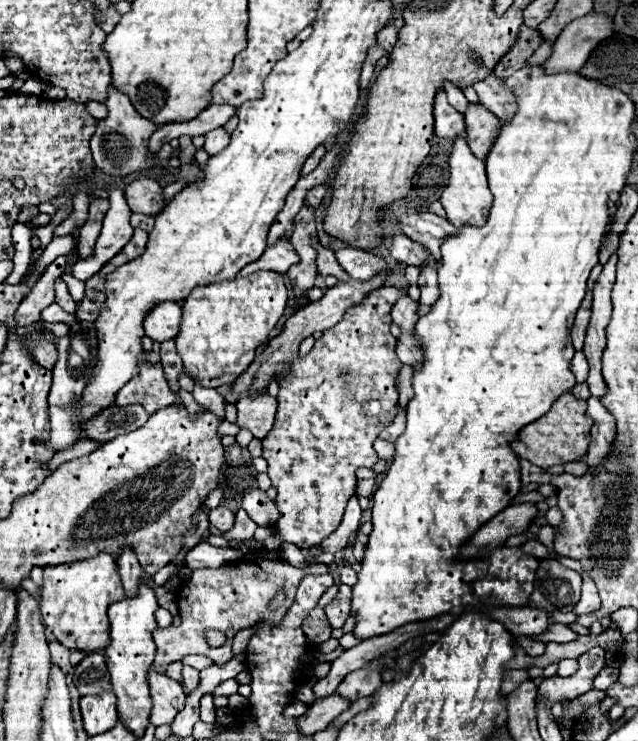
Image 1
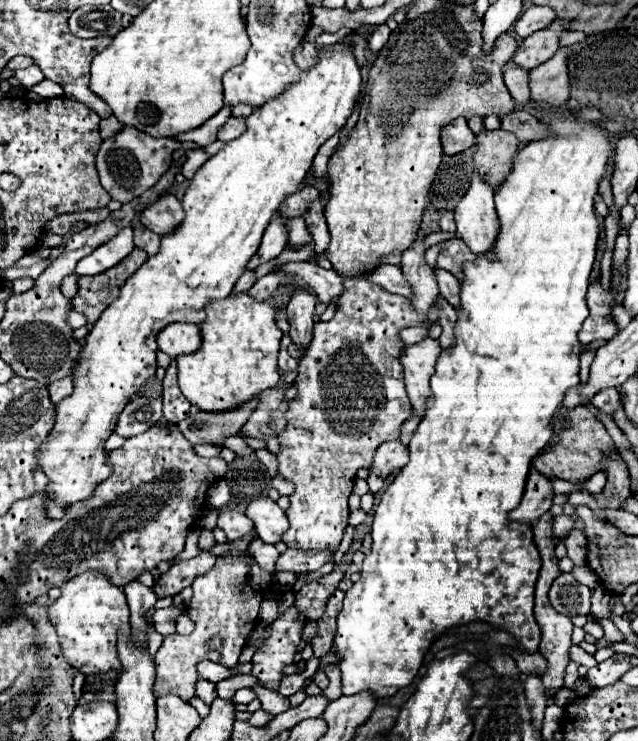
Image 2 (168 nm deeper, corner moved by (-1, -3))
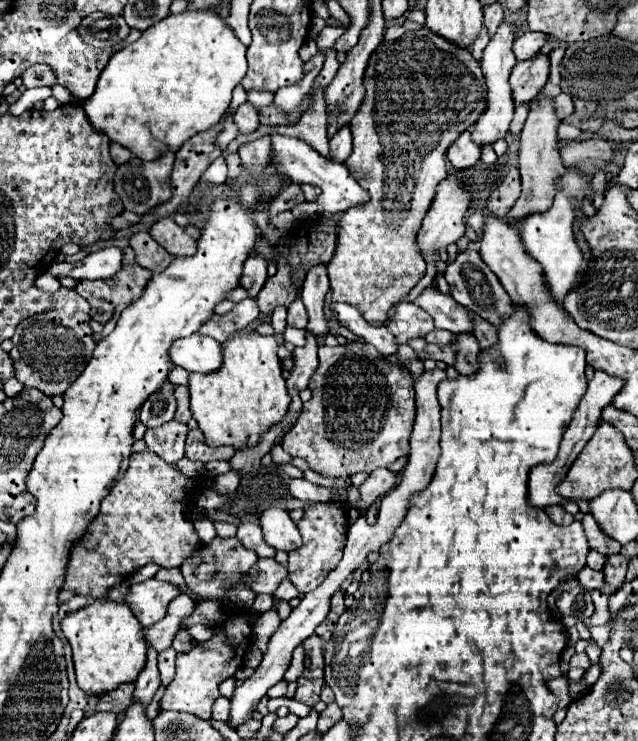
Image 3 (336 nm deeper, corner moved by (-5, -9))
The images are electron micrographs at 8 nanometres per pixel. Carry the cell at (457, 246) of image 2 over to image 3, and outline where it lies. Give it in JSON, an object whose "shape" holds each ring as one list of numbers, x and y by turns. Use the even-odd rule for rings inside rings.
{"shape":[[464,250,458,254,458,258,454,262,448,264,444,278,450,286,450,296,462,304,464,308,468,308,470,312,478,314,480,318,484,318,486,322,500,326,500,318,504,318,504,314,508,314,508,310,512,310,512,302,510,296,506,294,506,290,502,288,502,284,498,282,496,274,484,264,484,260,480,258,478,250]]}

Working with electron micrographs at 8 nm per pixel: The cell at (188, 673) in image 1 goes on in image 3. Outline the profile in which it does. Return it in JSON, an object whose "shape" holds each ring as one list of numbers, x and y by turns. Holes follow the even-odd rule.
{"shape":[[220,696,220,698,214,702,212,718,214,718,214,720,222,720,222,722,228,722,228,698]]}

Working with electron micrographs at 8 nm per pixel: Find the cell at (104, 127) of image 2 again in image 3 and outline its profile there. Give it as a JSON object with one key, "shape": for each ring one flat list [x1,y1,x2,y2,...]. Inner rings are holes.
{"shape":[[112,144,112,146,110,146,110,156,112,156,112,160,114,160,116,164,126,164,126,162,130,162,132,152,128,152,128,150,122,148,122,146]]}

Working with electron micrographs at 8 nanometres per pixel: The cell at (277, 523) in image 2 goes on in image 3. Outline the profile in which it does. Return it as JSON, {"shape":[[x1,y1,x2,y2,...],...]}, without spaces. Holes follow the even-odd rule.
{"shape":[[270,508,260,514,260,526,264,532,264,540,276,550,292,552,296,550,296,546,300,546,300,532,290,520,288,512,280,508]]}

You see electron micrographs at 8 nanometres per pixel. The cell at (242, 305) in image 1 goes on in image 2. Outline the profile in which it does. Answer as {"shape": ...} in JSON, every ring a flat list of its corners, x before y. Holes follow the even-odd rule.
{"shape":[[232,292,232,296,224,300,214,300,204,308,206,320,200,324,200,334,202,334,202,346,196,352,178,356,178,384,182,394,196,404,200,410,206,412,216,412,216,410,230,410,236,408,238,404,250,400,252,396,260,394,262,390,274,388,280,380,280,370,278,370,278,350,280,350,280,340,283,332,276,326,276,312,278,306,272,298,258,302,252,298,248,292]]}

